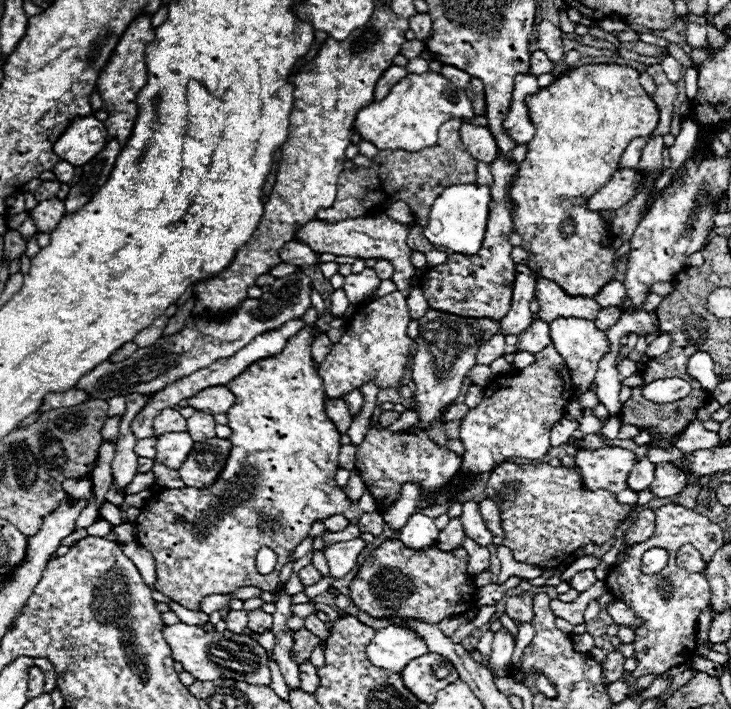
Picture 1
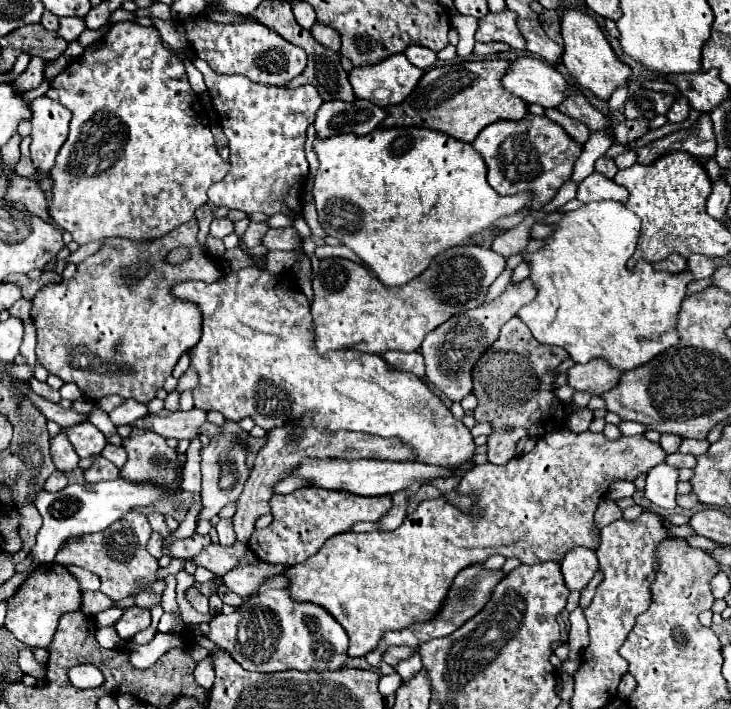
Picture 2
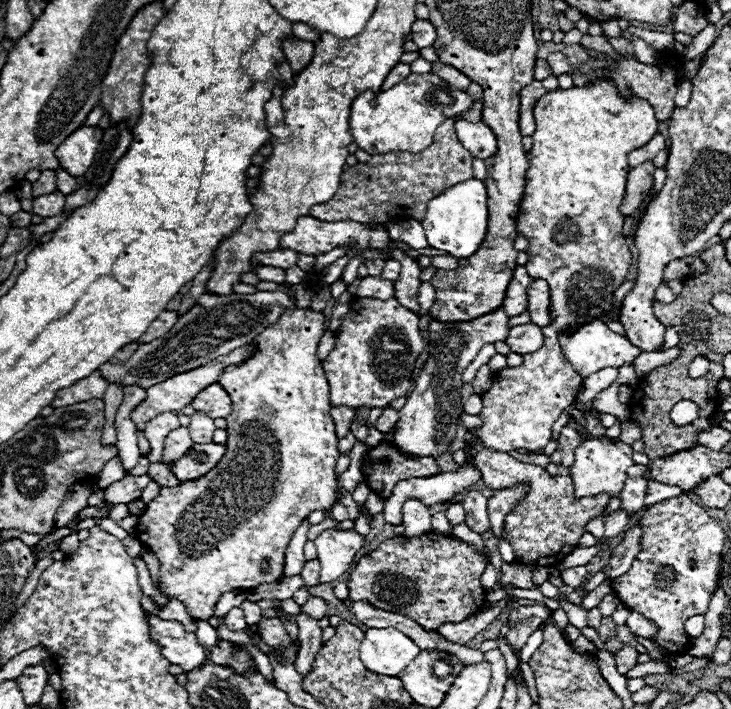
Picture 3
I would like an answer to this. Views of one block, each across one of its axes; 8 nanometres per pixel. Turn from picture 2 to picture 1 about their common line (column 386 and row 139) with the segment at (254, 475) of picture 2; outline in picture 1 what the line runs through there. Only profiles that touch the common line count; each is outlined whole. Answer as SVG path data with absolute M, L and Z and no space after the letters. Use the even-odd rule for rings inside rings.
M448 120L438 130L438 142L432 148L420 152L406 150L380 150L374 158L374 168L356 168L340 172L340 188L336 192L336 204L318 212L318 220L334 224L344 218L366 216L376 210L386 210L392 202L404 200L412 208L414 220L426 226L430 206L440 196L440 192L452 184L472 184L476 182L476 160L466 152L460 140L462 120Z

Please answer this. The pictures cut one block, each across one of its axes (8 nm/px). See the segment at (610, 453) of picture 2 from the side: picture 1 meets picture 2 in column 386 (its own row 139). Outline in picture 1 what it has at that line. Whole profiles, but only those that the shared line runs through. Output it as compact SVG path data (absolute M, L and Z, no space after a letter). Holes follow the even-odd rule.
M586 64L566 70L548 88L538 90L526 100L536 136L528 142L526 158L518 166L518 174L510 186L510 198L514 202L514 230L524 238L522 248L528 252L526 266L542 278L556 282L570 296L592 298L606 282L614 280L616 274L614 250L606 244L610 238L608 224L602 220L600 212L588 212L584 202L618 170L620 156L628 142L636 136L650 136L658 126L660 110L640 86L638 76L640 72L630 66Z

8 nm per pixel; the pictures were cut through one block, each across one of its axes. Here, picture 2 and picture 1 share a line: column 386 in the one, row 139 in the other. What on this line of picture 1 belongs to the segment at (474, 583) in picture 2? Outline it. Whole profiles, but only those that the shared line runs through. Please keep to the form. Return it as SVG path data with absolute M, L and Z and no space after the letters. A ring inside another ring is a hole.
M634 138L628 148L624 150L622 158L620 158L620 168L636 168L638 162L640 162L640 156L642 156L642 148L646 146L648 138Z

